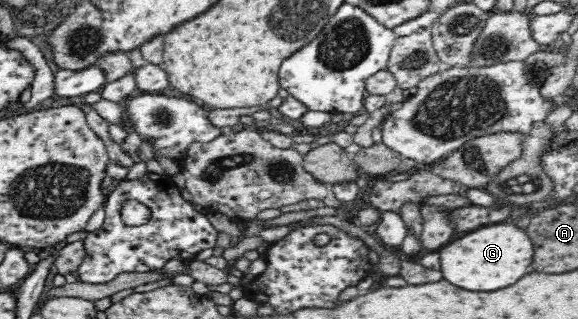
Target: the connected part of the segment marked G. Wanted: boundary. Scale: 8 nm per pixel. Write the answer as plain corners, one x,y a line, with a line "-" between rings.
498,223
480,227
466,237
446,245
440,249
440,263
442,275
446,281
454,283
456,287
468,291
496,291
508,285
514,285
520,277
528,273
532,263
532,241
528,239
526,231
518,229
516,225

